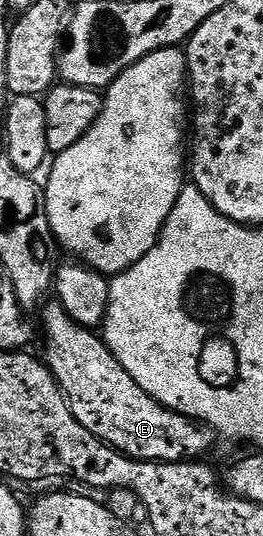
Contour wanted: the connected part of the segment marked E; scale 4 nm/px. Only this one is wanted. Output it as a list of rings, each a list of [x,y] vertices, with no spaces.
[[[58,301],[48,302],[42,311],[43,331],[47,334],[45,362],[63,394],[67,396],[73,417],[77,417],[77,421],[81,421],[81,425],[85,425],[89,433],[93,433],[102,443],[108,443],[116,451],[128,455],[130,459],[142,459],[148,463],[186,463],[206,456],[203,454],[217,440],[217,433],[212,427],[200,423],[198,419],[190,419],[188,415],[171,411],[149,397],[149,393],[145,393],[145,389],[141,389],[141,385],[137,385],[137,381],[129,377],[121,361],[113,357],[102,338],[92,328],[73,321],[73,317],[69,317],[67,310]]]

